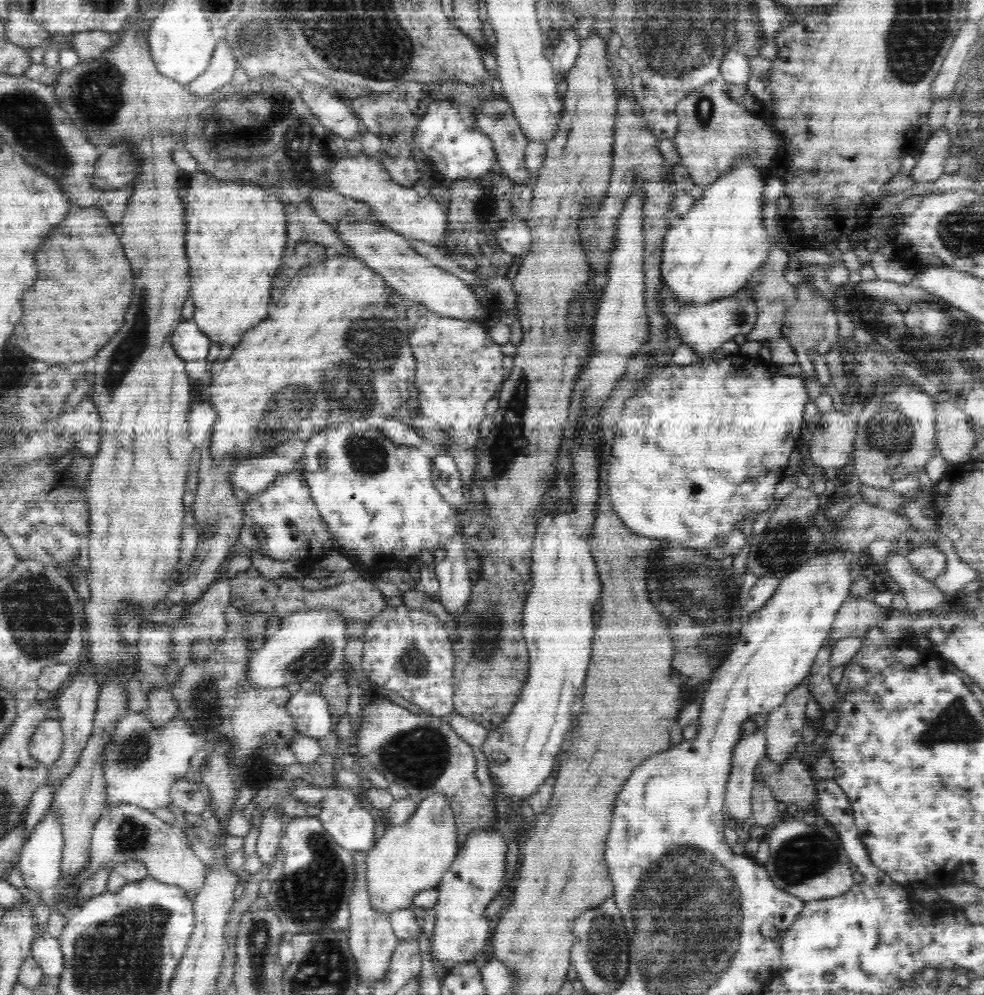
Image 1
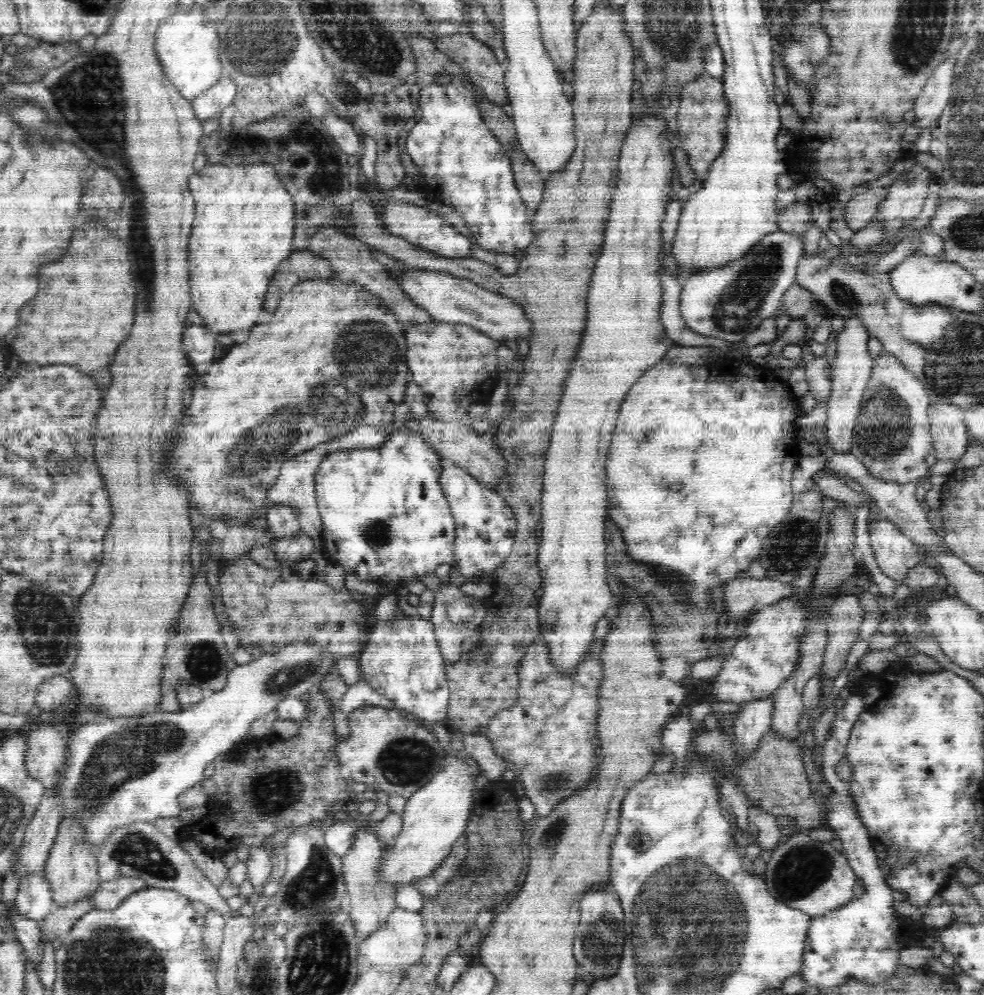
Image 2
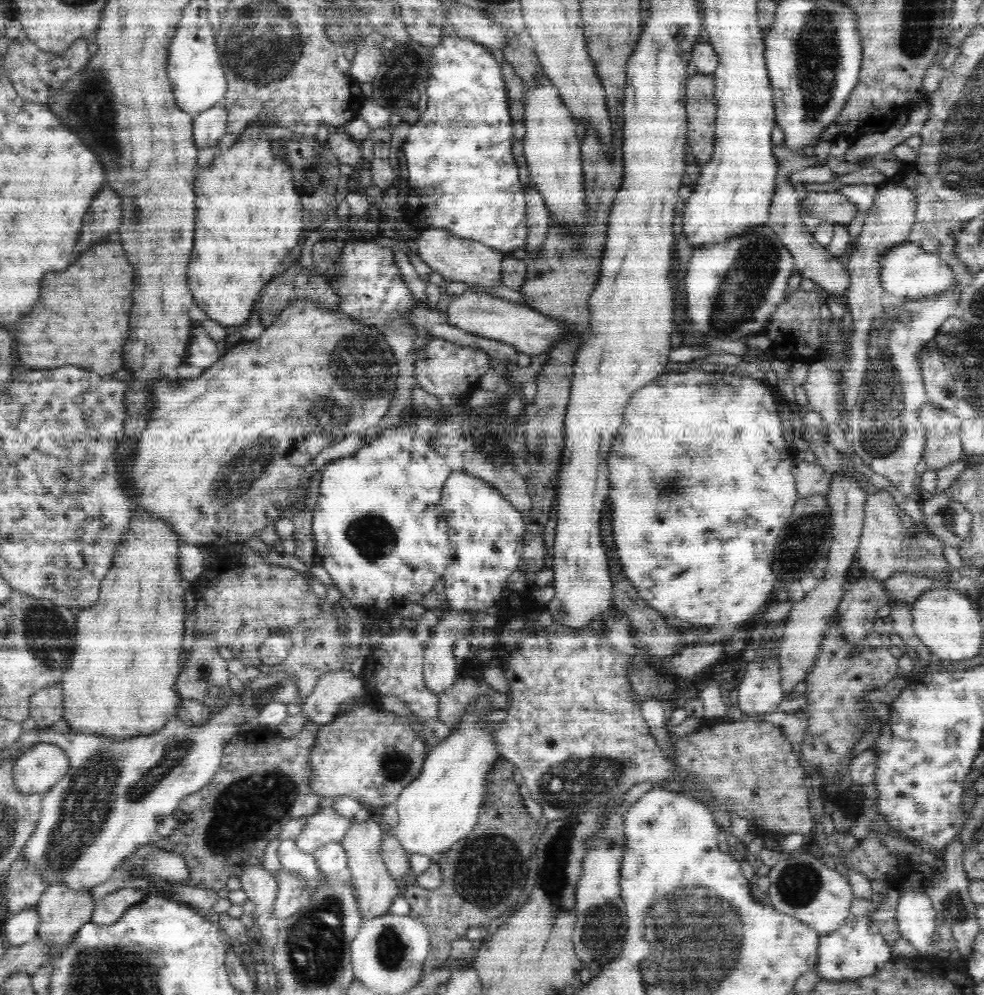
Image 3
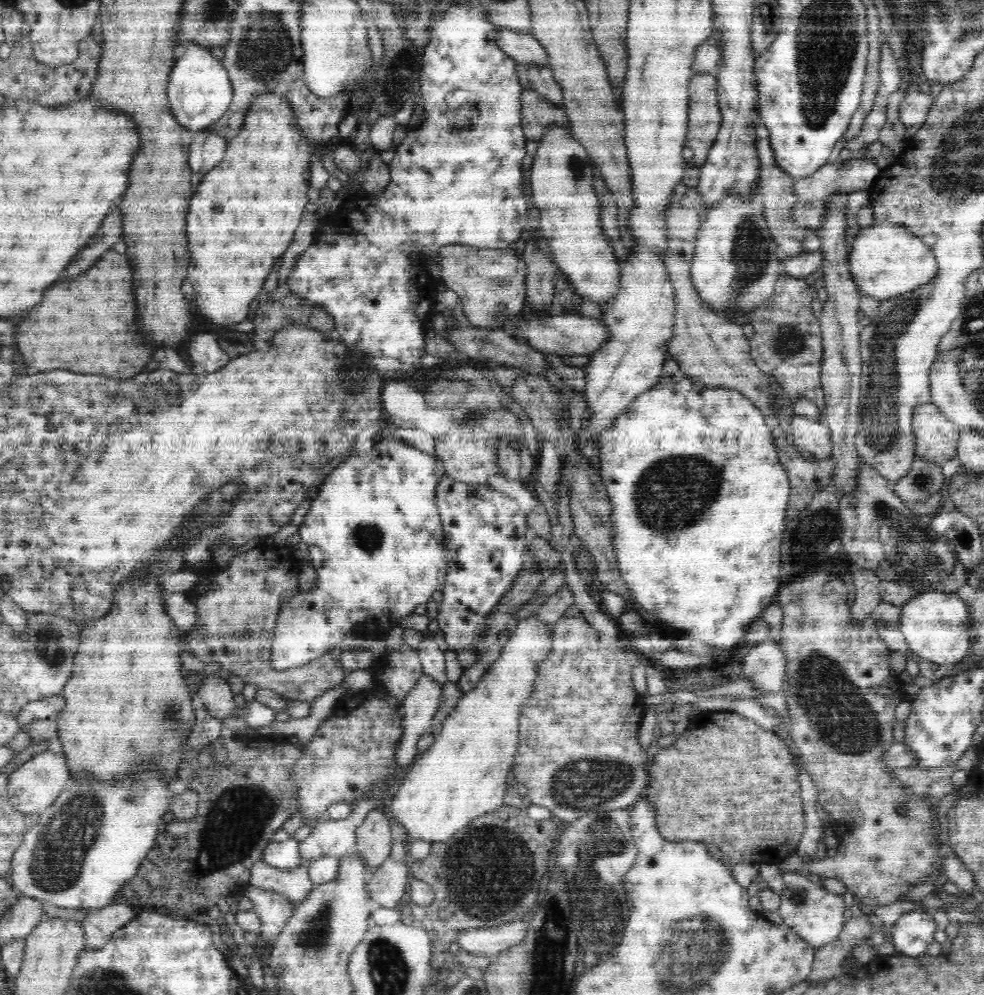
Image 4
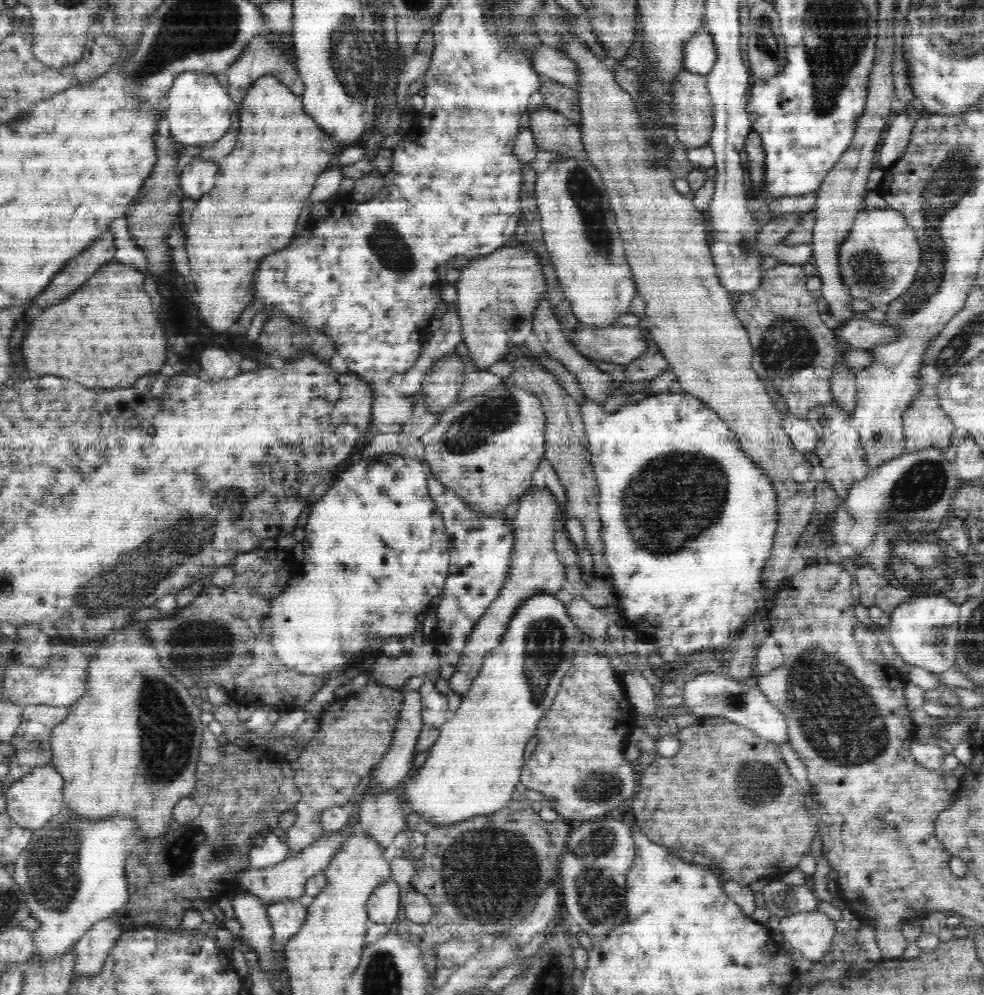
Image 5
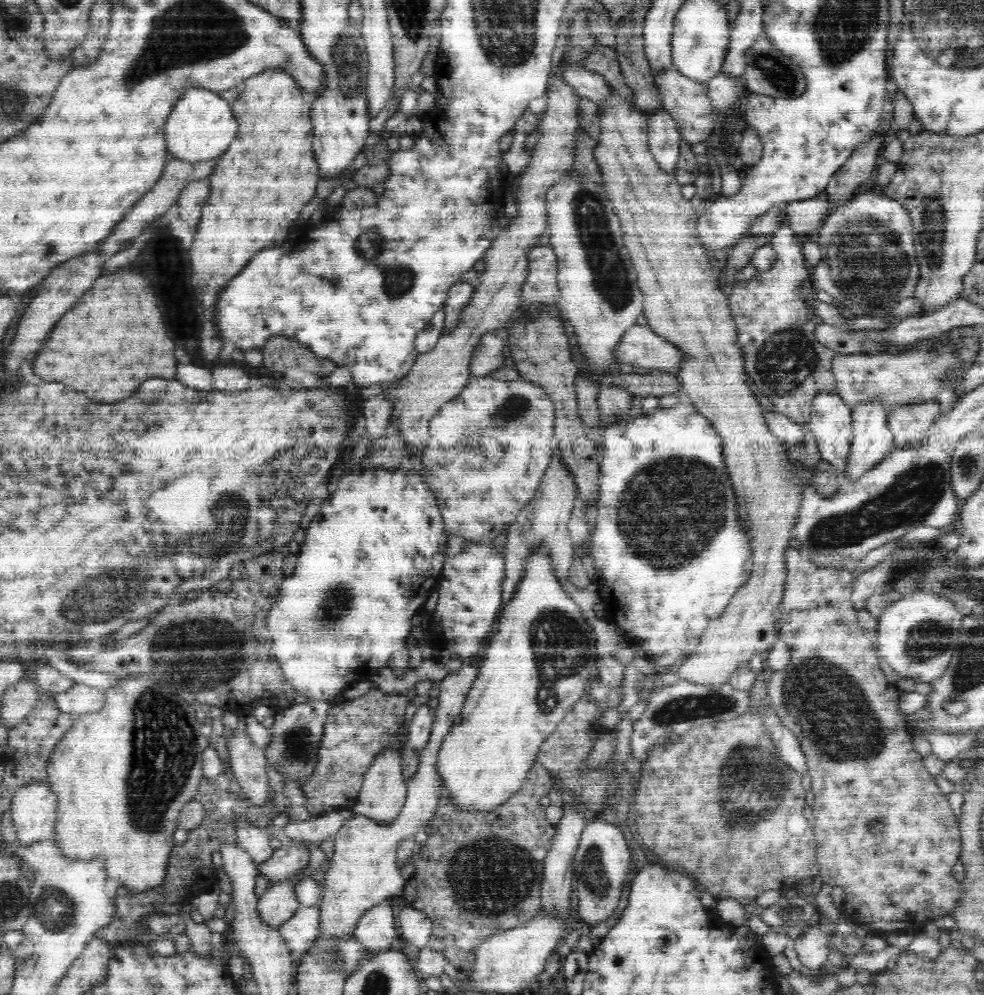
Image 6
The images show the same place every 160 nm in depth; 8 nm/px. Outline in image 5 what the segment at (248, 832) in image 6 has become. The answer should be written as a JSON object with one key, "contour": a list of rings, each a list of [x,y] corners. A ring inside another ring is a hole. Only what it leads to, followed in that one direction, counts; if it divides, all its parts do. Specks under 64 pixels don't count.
{"contour":[[[270,832],[256,840],[250,850],[252,868],[268,868],[281,863],[289,856],[289,846]]]}

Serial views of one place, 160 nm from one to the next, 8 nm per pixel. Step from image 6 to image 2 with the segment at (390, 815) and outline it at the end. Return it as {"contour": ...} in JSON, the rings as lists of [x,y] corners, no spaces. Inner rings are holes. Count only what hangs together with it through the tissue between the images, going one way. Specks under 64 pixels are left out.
{"contour":[[[370,827],[356,832],[354,844],[342,857],[343,875],[348,893],[347,909],[355,924],[356,936],[360,940],[382,928],[387,923],[393,909],[397,907],[395,895],[398,888],[395,888],[394,885],[381,884],[376,876],[377,863],[384,858],[384,852],[384,845]]]}

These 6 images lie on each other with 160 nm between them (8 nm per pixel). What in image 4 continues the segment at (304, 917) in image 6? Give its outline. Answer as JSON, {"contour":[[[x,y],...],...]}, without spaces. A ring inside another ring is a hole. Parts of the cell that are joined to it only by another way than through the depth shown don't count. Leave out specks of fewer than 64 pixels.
{"contour":[[[251,885],[248,887],[244,896],[254,905],[254,911],[261,922],[260,937],[267,941],[268,946],[278,938],[284,924],[294,914],[297,906],[285,900],[278,892],[263,890]]]}

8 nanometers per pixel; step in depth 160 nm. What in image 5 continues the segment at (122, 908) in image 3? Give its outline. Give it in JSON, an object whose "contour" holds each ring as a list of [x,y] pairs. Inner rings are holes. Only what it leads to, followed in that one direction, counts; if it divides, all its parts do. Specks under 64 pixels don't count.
{"contour":[[[114,917],[98,920],[78,940],[75,946],[74,975],[96,976],[100,974],[112,946],[123,933],[121,924]]]}

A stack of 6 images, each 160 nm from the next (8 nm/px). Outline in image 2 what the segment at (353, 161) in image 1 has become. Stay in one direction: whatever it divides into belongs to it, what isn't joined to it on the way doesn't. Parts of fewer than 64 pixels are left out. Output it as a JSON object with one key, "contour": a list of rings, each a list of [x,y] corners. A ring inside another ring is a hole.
{"contour":[[[386,198],[386,202],[380,206],[380,210],[382,210],[383,224],[386,224],[388,233],[399,236],[422,250],[433,252],[444,258],[468,258],[471,256],[472,241],[466,235],[460,234],[455,226],[446,223],[437,213],[426,212],[420,206],[394,202],[392,198],[390,200]]]}

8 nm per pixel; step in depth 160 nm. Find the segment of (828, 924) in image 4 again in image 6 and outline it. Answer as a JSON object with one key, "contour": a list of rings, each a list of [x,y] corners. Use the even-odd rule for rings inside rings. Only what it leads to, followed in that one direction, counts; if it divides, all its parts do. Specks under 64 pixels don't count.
{"contour":[[[810,928],[808,934],[800,938],[800,942],[793,944],[793,948],[804,967],[822,968],[828,960],[829,946],[826,946],[826,938],[820,928]]]}

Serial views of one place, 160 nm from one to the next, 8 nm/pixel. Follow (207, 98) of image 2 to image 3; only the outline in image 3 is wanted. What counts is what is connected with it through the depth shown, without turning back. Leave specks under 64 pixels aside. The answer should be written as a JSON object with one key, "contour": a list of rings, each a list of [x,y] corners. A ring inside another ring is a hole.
{"contour":[[[224,98],[216,106],[210,106],[208,110],[194,115],[193,134],[196,149],[211,148],[215,150],[217,144],[227,133],[227,122]]]}

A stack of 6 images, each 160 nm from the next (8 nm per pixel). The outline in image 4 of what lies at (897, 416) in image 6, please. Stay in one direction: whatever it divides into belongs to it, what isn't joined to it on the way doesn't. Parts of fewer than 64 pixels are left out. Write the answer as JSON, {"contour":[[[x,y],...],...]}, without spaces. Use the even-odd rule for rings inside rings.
{"contour":[[[934,403],[918,405],[912,418],[916,457],[941,466],[947,460],[957,458],[961,431]]]}

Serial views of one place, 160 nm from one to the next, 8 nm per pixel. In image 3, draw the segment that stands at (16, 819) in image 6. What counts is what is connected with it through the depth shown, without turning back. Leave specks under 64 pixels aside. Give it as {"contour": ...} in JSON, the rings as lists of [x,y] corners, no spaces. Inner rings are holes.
{"contour":[[[38,743],[15,760],[15,786],[23,794],[45,794],[68,774],[68,758],[60,747]]]}

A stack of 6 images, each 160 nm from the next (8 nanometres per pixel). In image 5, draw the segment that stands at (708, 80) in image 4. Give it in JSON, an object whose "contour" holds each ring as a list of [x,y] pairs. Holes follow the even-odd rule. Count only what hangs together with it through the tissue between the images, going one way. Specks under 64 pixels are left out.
{"contour":[[[684,71],[679,74],[674,86],[674,123],[676,124],[676,138],[682,148],[702,148],[709,145],[714,128],[714,109],[711,94],[707,89],[707,75],[694,74]]]}

